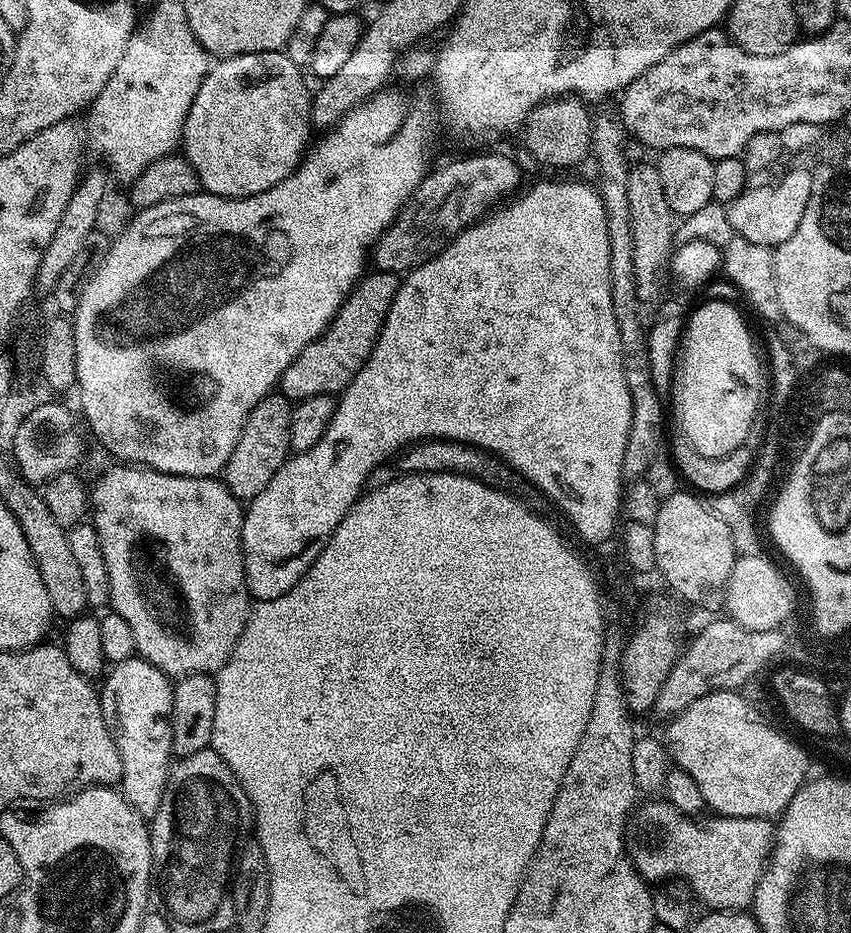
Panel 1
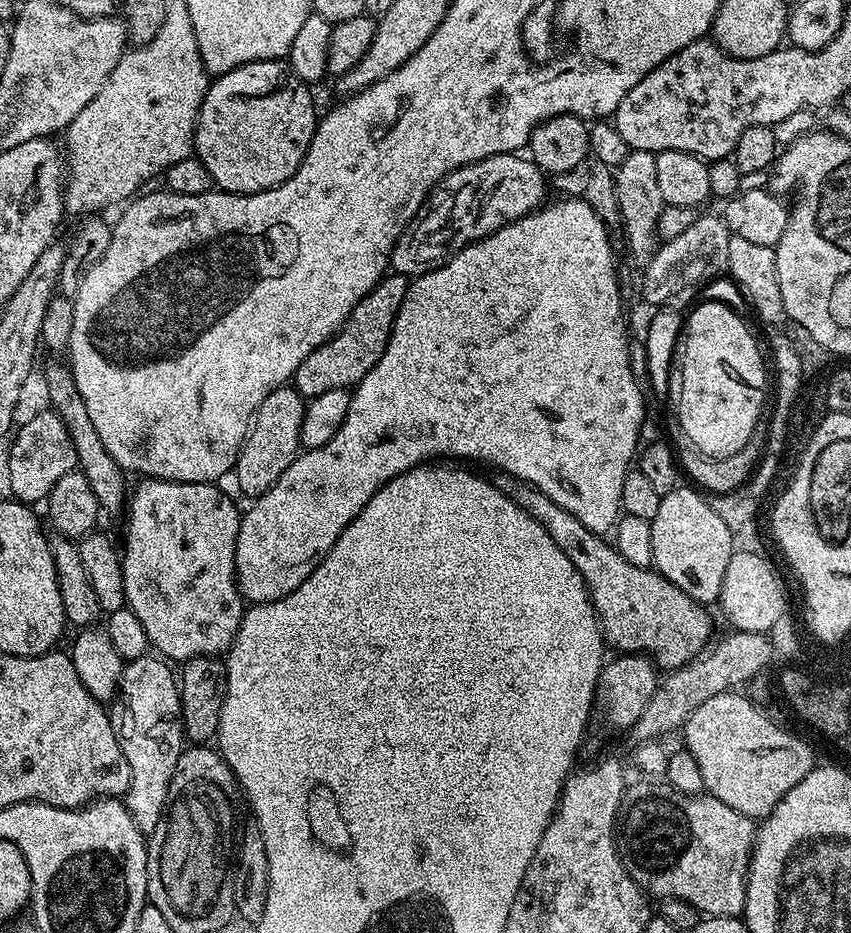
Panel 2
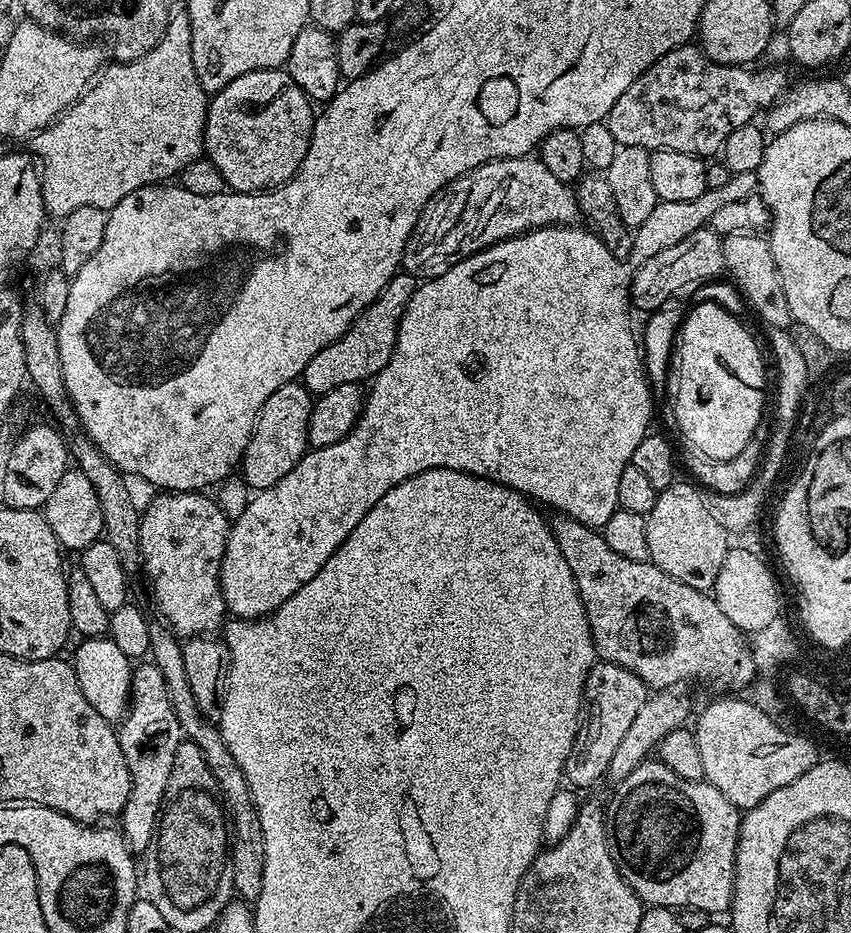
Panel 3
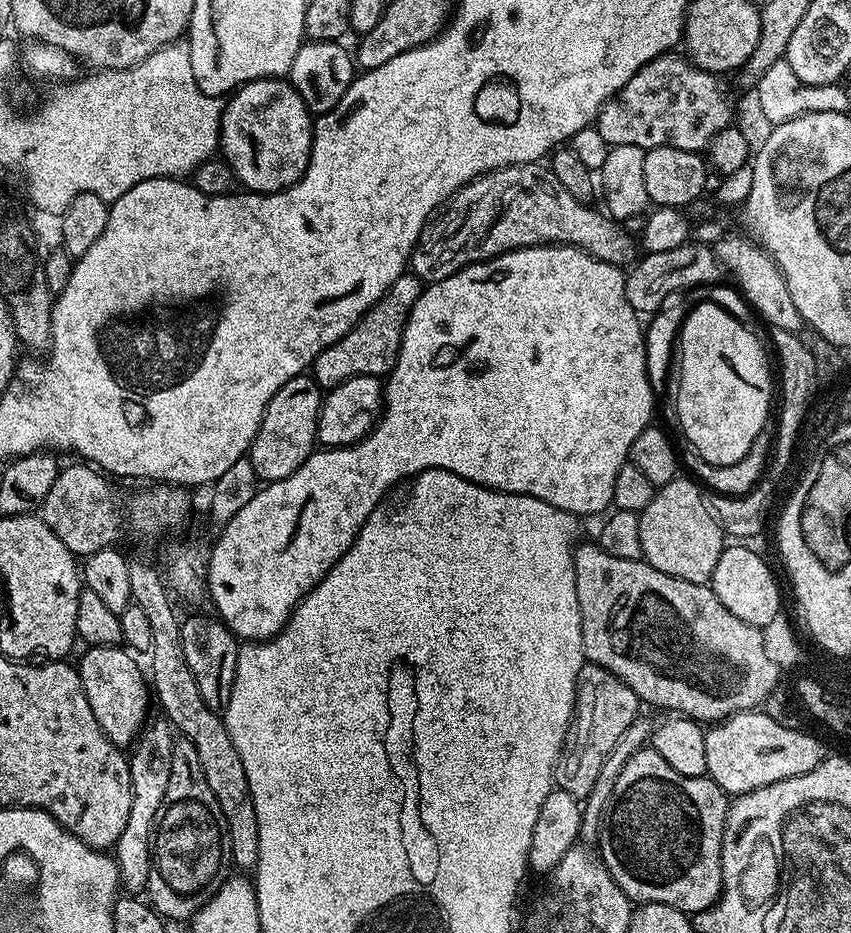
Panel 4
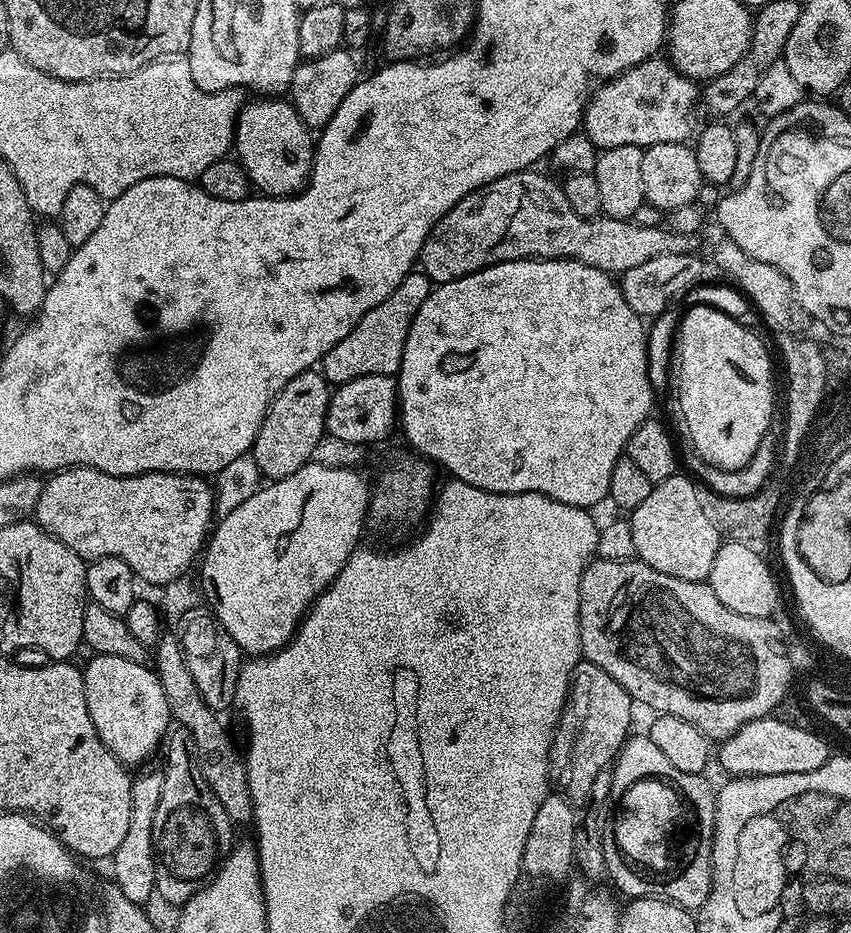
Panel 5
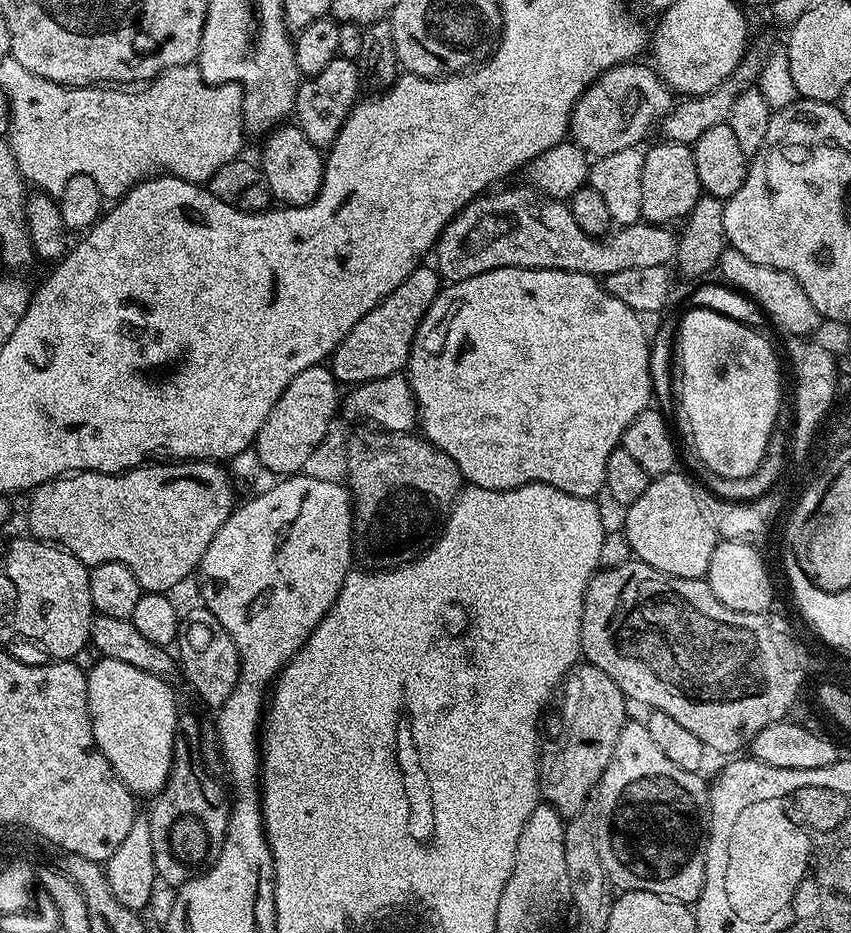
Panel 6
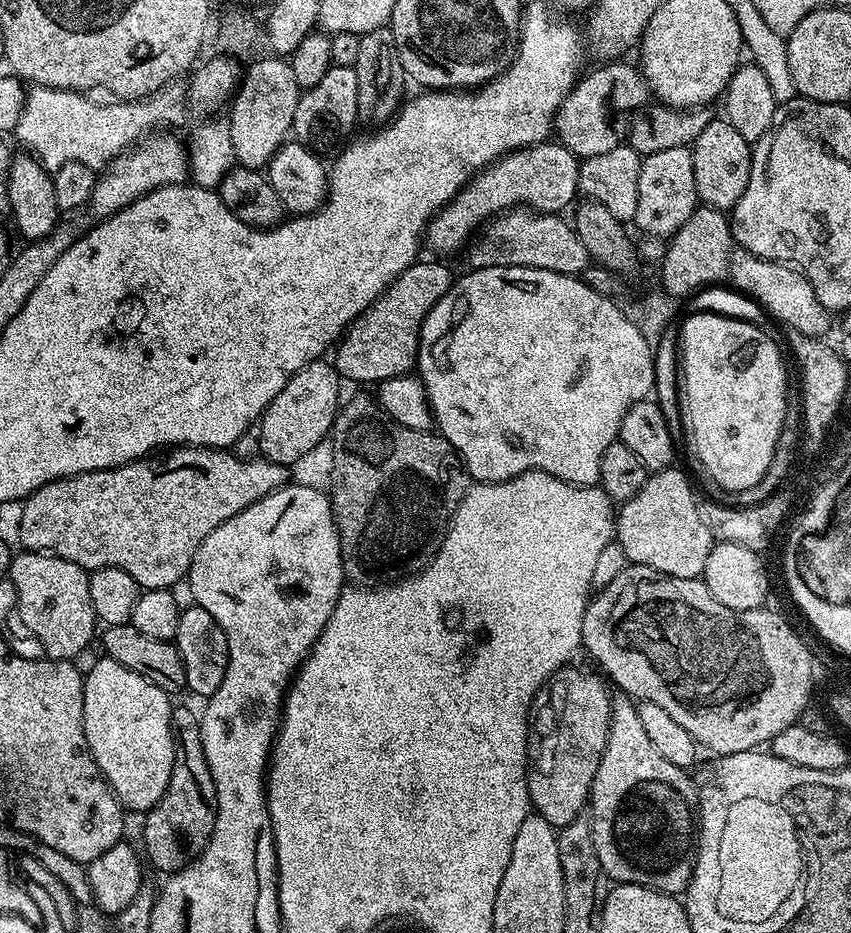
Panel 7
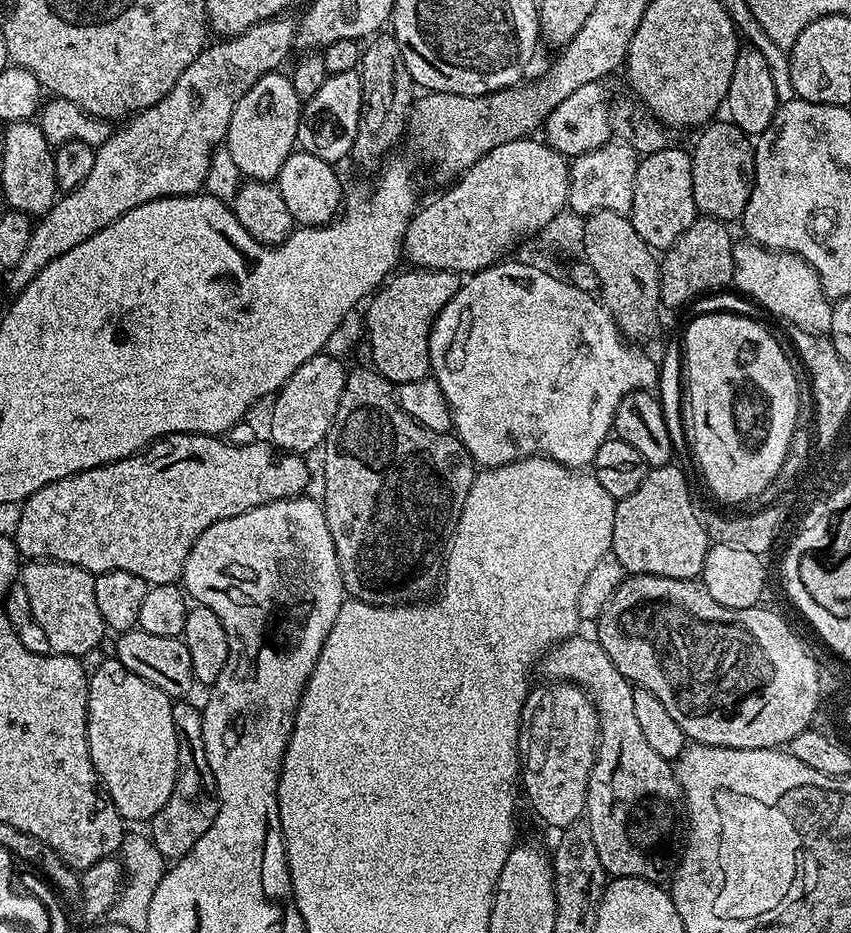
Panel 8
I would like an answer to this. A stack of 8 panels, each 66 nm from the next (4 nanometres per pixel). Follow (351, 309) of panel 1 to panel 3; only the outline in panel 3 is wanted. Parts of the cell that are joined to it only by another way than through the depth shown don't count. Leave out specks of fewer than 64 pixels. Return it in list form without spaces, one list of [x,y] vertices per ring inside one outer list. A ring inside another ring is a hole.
[[[403,270],[397,271],[396,275],[386,282],[382,294],[366,306],[356,315],[356,321],[349,326],[346,334],[330,346],[318,350],[310,362],[306,362],[306,370],[302,377],[302,383],[313,397],[326,394],[334,390],[334,386],[346,386],[347,384],[360,384],[371,381],[387,364],[394,354],[394,346],[398,338],[398,326],[402,322],[402,314],[410,302],[410,298],[416,292],[418,281],[415,276]]]

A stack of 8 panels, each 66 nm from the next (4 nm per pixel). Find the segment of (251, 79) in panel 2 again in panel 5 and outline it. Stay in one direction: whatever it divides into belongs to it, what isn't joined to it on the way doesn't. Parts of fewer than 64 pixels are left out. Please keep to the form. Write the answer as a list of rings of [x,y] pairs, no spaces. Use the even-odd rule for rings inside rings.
[[[252,99],[240,109],[240,117],[236,120],[235,155],[257,193],[265,196],[297,195],[312,175],[313,133],[287,99]]]

